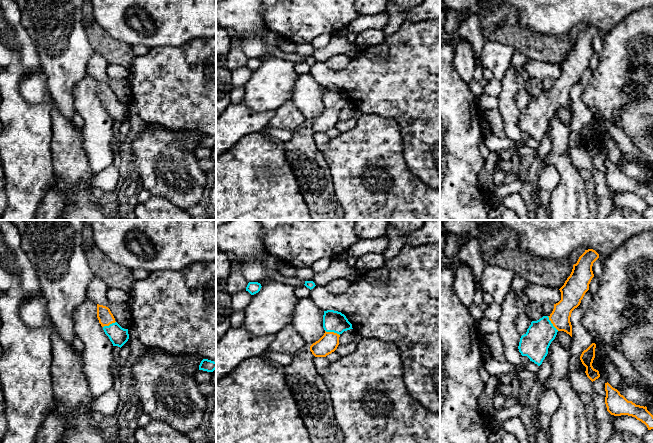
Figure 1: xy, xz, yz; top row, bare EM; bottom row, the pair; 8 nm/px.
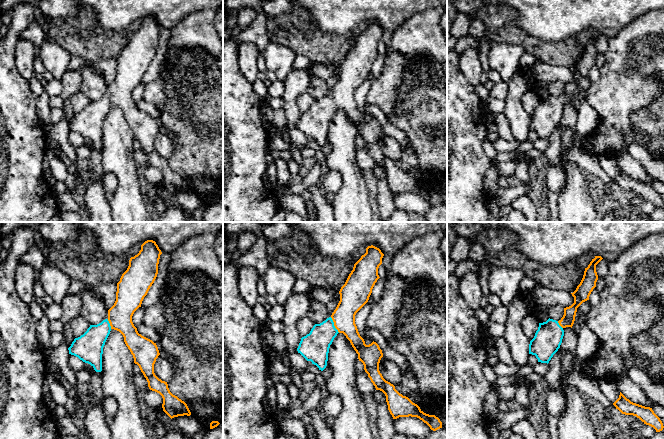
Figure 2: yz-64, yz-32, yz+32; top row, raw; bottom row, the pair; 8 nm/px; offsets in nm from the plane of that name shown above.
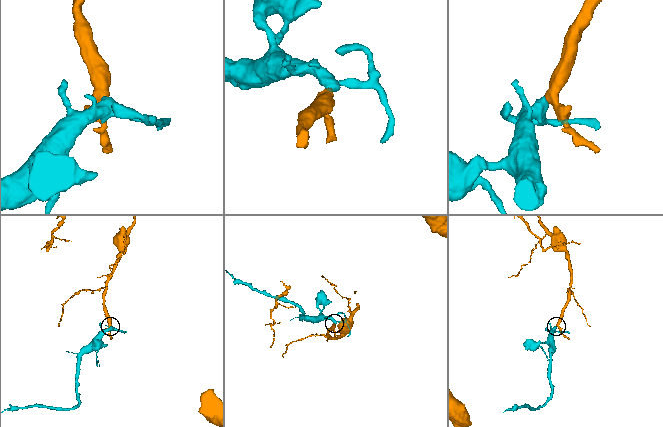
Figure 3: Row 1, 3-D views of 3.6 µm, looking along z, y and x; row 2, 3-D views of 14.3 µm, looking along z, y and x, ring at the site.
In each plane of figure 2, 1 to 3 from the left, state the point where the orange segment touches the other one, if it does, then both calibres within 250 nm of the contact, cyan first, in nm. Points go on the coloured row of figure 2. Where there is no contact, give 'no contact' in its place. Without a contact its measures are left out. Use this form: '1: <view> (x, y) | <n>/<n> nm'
1: yz-64 (109, 324) | 220/200 nm
2: yz-32 (333, 325) | 240/190 nm
3: yz+32 (559, 325) | 220/100 nm

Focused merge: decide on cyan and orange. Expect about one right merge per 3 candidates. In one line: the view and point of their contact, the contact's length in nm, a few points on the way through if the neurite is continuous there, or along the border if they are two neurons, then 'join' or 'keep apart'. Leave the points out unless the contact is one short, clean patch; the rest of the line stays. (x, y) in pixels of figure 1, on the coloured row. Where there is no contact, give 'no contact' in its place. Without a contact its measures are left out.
meets cyan in xz at (332, 331); contact 130 nm long; runs through xz (333, 321), (332, 331), (328, 343); join

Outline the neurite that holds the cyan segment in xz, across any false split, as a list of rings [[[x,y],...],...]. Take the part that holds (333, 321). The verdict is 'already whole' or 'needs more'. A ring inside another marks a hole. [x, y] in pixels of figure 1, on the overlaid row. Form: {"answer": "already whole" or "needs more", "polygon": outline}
{"answer": "needs more", "polygon": [[[334,310],[324,311],[323,328],[324,335],[310,346],[310,351],[315,357],[326,357],[334,352],[339,345],[340,335],[353,329],[346,316]]]}

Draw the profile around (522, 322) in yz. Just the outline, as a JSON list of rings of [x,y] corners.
[[[521,314],[515,319],[515,328],[519,335],[524,335],[531,325],[531,319],[526,314]]]

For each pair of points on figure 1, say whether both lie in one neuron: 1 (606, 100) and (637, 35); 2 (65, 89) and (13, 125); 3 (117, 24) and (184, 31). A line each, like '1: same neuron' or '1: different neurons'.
1: same neuron
2: different neurons
3: same neuron

